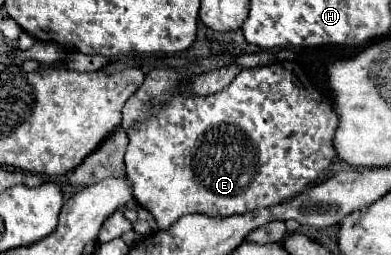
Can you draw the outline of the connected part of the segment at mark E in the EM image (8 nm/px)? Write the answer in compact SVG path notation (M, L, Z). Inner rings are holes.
M273 62L267 66L243 68L225 90L205 96L205 98L195 96L195 94L173 94L171 100L159 98L163 94L163 90L173 88L173 92L175 92L175 80L183 80L183 76L175 74L175 70L171 70L171 68L153 68L151 72L147 72L141 88L123 106L123 126L129 132L129 146L127 146L127 154L125 154L127 176L133 182L133 194L137 198L137 202L155 216L159 230L171 228L185 214L205 214L211 218L227 218L233 214L243 214L243 212L251 212L257 208L269 208L269 206L287 202L287 200L299 196L301 192L305 192L309 186L313 186L315 180L319 178L319 174L337 156L333 138L335 138L335 130L339 126L339 122L337 122L339 114L337 114L335 106L305 78L305 74L301 74L299 70L295 72L289 62Z

